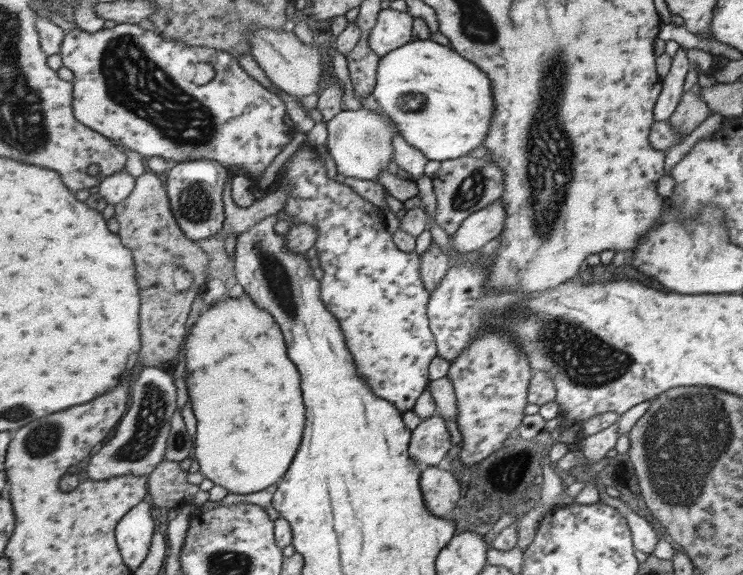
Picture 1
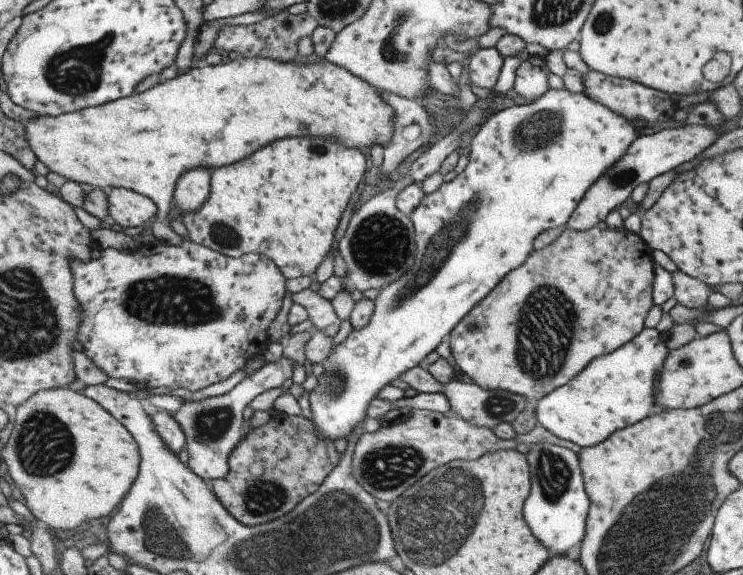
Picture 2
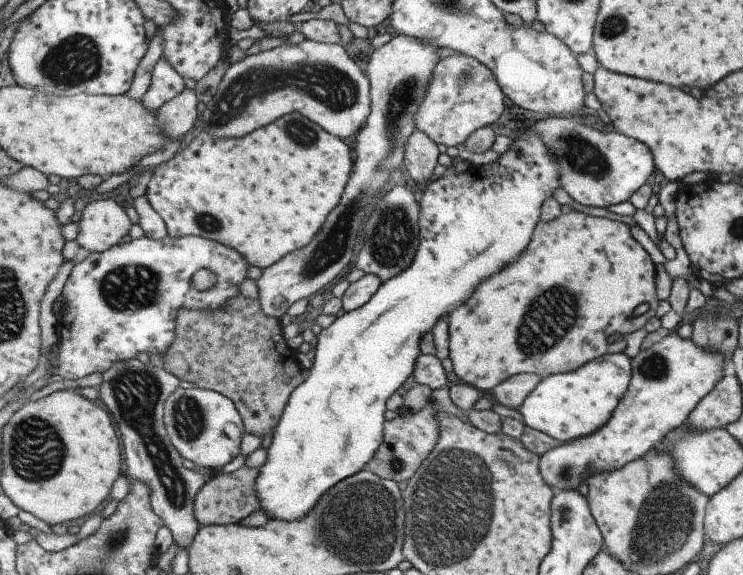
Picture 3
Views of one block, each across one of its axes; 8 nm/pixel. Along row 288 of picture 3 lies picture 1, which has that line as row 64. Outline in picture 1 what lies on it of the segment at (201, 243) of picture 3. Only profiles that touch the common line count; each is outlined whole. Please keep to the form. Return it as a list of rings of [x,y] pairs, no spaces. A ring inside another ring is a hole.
[[[123,23],[97,32],[87,32],[76,26],[64,36],[60,56],[63,65],[74,73],[75,117],[119,147],[128,147],[147,159],[157,156],[177,163],[215,160],[225,169],[231,169],[231,176],[244,176],[252,186],[257,186],[271,162],[293,140],[293,126],[285,122],[288,115],[286,102],[267,90],[240,65],[238,59],[224,50],[190,46],[180,40],[163,38],[155,30]],[[197,62],[212,64],[217,70],[215,80],[195,84],[191,72],[195,72]]]

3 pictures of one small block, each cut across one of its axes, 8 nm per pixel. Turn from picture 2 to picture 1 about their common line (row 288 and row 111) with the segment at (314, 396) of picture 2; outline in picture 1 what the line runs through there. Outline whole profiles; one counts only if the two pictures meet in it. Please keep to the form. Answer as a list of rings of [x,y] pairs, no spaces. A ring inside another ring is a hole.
[[[429,38],[417,39],[396,48],[382,57],[379,64],[374,94],[382,112],[397,125],[404,139],[411,146],[422,150],[429,161],[443,163],[447,160],[468,158],[471,150],[484,146],[495,115],[493,96],[496,96],[496,90],[489,76],[483,70],[479,70],[477,64],[465,60],[452,47],[443,46]]]

